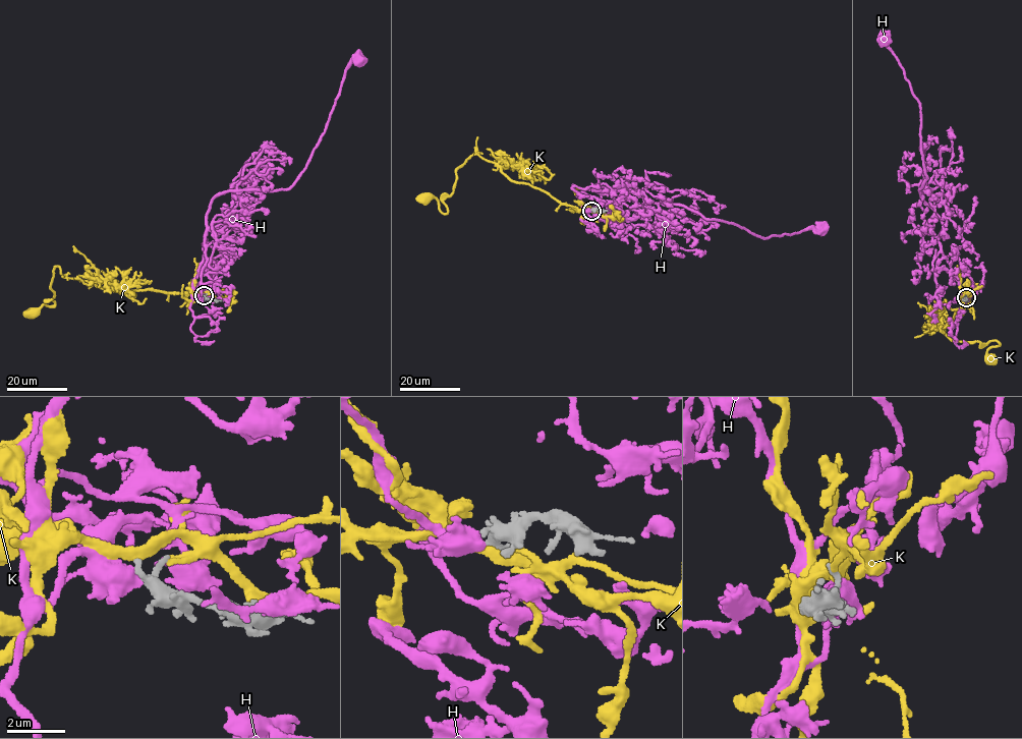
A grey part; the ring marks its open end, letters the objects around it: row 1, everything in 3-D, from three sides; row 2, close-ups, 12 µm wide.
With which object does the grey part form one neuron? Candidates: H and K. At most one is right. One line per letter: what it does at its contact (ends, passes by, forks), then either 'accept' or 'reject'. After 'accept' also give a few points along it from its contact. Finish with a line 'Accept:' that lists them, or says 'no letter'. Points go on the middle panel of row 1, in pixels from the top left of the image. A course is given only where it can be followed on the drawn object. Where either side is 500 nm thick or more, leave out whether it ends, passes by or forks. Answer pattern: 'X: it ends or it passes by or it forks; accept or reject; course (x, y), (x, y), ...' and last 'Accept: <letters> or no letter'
H: it passes by; accept; course (591, 211), (581, 205), (620, 203), (623, 212), (646, 203), (679, 204), (764, 238), (820, 228)
K: it passes by; reject
Accept: H

